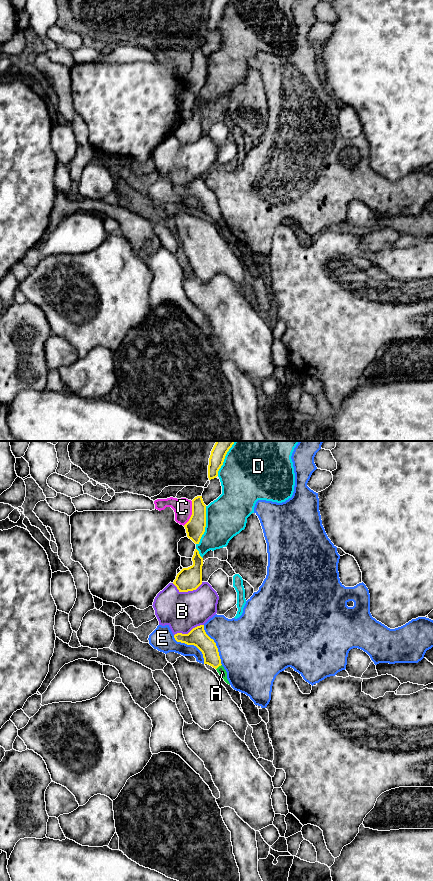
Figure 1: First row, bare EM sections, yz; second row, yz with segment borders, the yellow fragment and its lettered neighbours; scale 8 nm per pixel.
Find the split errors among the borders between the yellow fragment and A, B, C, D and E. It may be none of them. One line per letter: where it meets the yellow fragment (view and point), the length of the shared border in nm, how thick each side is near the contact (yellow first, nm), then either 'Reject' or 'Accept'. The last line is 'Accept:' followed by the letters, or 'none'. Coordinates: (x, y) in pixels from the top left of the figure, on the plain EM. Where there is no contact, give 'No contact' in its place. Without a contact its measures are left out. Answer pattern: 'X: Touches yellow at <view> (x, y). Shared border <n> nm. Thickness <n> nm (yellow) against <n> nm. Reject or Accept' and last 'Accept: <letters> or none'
A: Touches yellow at yz (218, 218). Shared border 60 nm. Thickness 140 nm (yellow) against 70 nm. Reject
B: Touches yellow at yz (187, 143). Shared border 240 nm. Thickness 190 nm (yellow) against 320 nm. Reject
C: Touches yellow at yz (192, 65). Shared border 220 nm. Thickness 160 nm (yellow) against 150 nm. Reject
D: Touches yellow at yz (205, 77). Shared border 320 nm. Thickness 160 nm (yellow) against 320 nm. Reject
E: Touches yellow at yz (192, 196). Shared border 340 nm. Thickness 150 nm (yellow) against 190 nm. Reject
Accept: none

